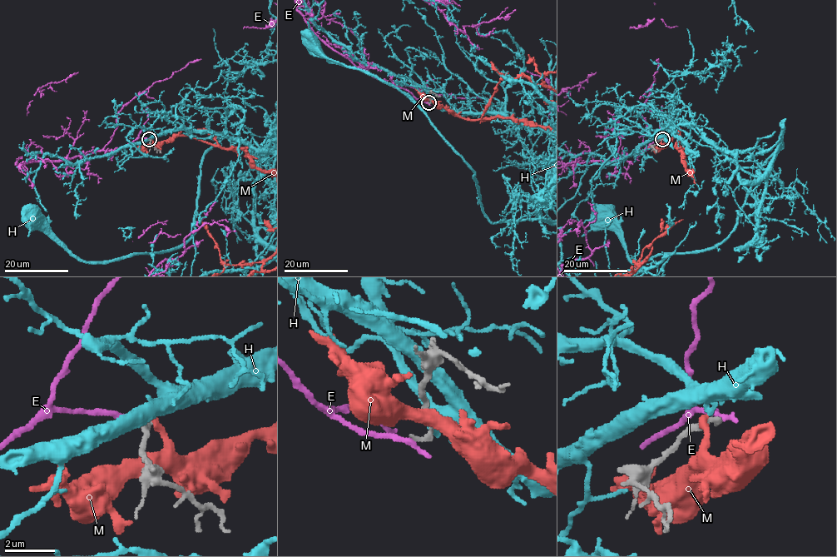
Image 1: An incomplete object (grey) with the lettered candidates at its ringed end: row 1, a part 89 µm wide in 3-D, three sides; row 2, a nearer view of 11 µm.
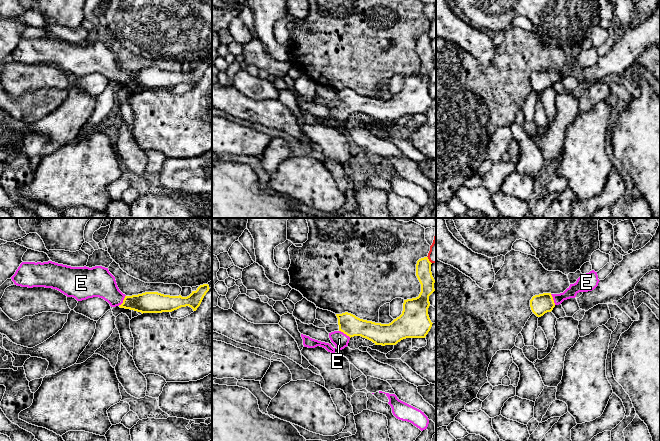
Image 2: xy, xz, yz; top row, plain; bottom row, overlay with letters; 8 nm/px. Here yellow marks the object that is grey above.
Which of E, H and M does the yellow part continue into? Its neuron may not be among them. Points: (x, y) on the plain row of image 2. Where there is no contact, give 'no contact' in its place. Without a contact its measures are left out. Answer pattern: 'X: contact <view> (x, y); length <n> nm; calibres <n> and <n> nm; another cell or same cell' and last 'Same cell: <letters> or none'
E: contact xy (123, 77); length 110 nm; calibres 180 and 240 nm; same cell
H: no contact; another cell
M: contact xz (428, 36); length 70 nm; calibres 130 and 120 nm; another cell
Same cell: E

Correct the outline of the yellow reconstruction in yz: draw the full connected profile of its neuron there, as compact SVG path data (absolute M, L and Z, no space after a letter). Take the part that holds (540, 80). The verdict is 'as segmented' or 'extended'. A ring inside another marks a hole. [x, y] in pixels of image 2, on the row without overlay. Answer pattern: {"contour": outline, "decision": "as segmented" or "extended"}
{"contour": "M594 46L582 50L574 60L560 70L543 69L535 71L530 76L532 88L541 93L547 88L551 88L556 81L561 80L564 76L575 74L579 68L588 68L594 66L599 59L597 48Z", "decision": "extended"}

